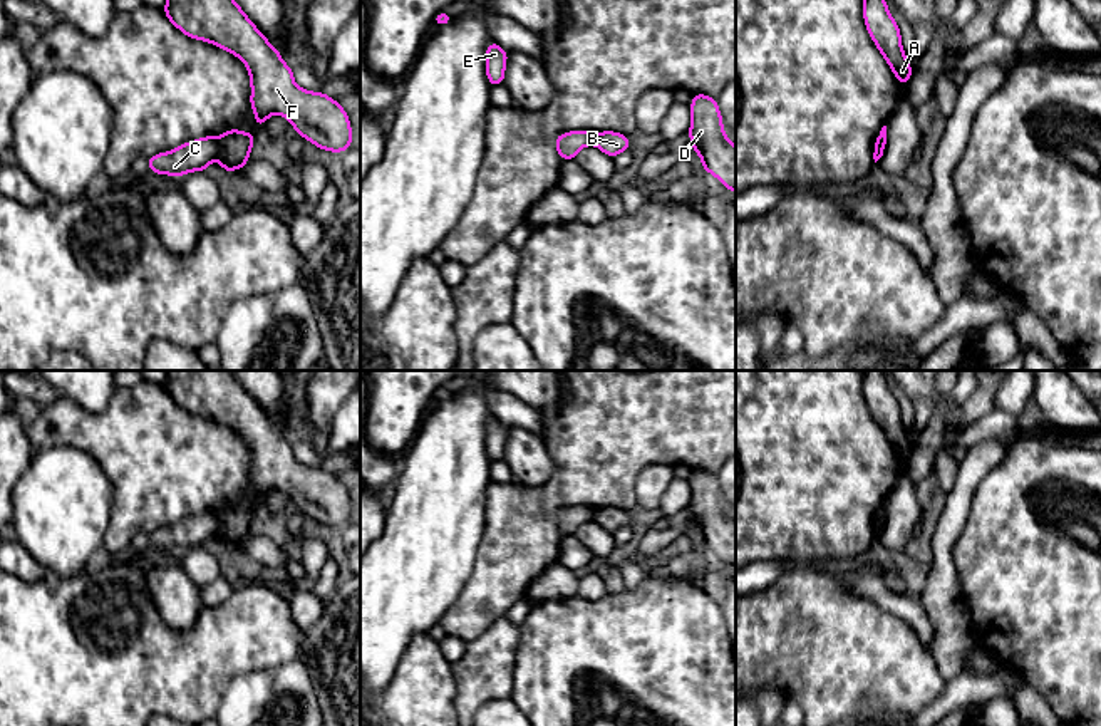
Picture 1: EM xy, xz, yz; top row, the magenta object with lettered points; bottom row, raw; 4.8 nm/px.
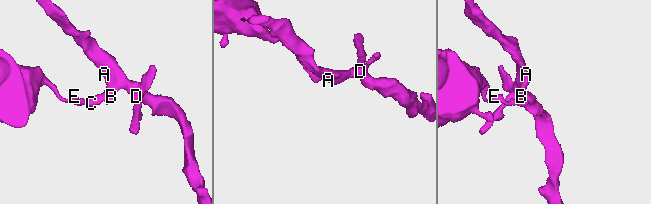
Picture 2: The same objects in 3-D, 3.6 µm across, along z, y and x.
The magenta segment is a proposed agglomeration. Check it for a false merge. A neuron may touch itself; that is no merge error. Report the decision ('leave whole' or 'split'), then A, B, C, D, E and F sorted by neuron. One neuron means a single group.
split; groups A B D F / C E

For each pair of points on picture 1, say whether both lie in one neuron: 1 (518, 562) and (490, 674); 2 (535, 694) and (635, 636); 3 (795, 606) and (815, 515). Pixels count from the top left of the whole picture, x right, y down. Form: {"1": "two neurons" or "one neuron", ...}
{"1": "two neurons", "2": "one neuron", "3": "two neurons"}

